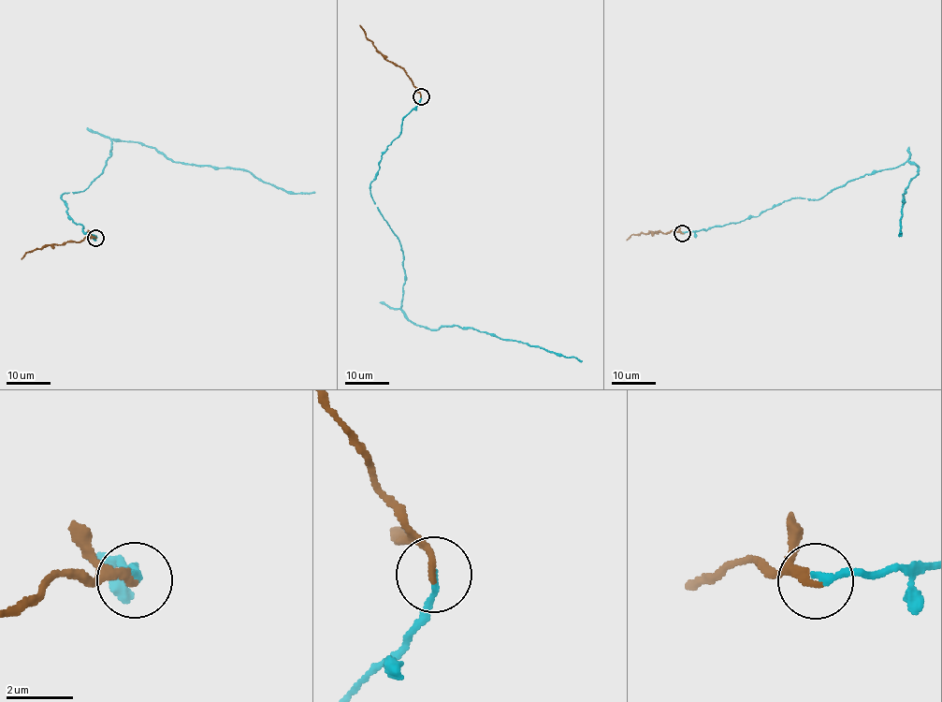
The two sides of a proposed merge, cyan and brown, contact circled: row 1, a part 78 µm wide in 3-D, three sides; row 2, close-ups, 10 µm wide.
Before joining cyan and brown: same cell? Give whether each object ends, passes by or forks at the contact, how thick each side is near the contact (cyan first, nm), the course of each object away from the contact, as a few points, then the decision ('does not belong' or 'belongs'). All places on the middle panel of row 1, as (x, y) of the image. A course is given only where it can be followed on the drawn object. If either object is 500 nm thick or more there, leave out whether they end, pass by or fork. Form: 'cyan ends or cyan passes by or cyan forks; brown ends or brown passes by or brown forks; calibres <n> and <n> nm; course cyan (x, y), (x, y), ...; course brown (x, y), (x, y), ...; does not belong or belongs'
cyan ends; brown ends; calibres 180 and 200 nm; course cyan (421, 96), (369, 186), (401, 245), (402, 311), (430, 329), (473, 328), (582, 361); course brown (421, 96), (406, 72), (388, 61), (359, 25); belongs

